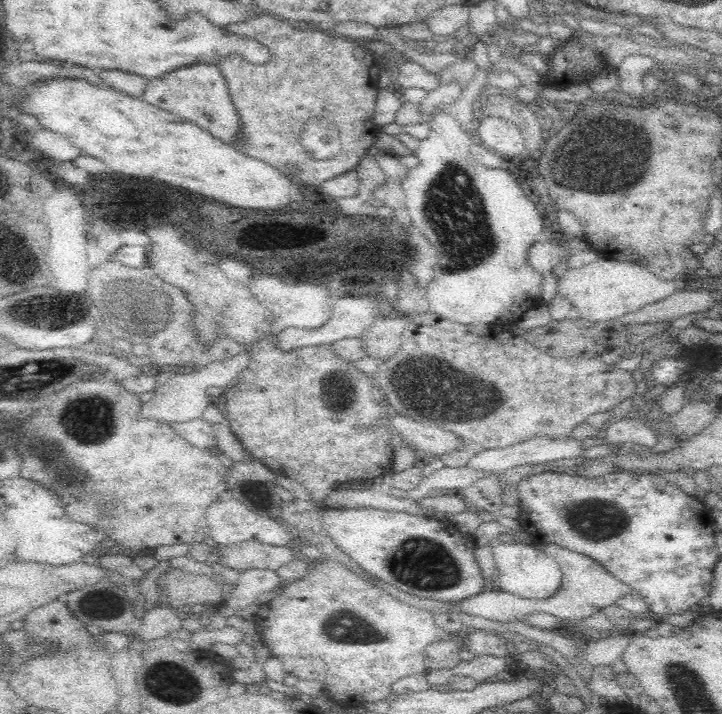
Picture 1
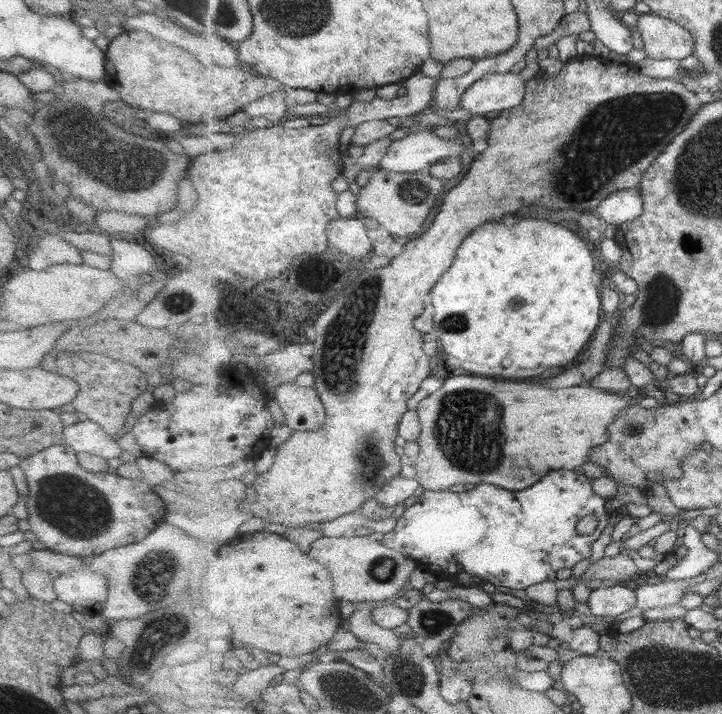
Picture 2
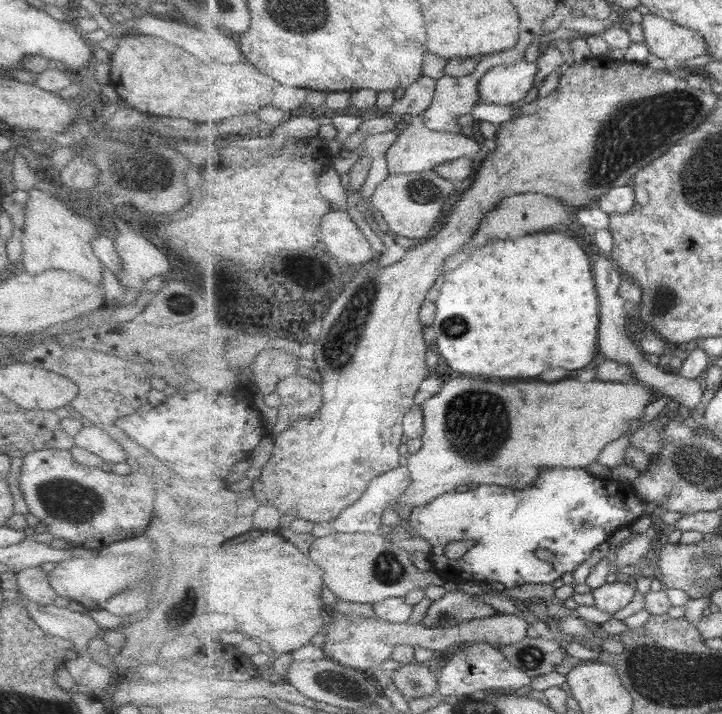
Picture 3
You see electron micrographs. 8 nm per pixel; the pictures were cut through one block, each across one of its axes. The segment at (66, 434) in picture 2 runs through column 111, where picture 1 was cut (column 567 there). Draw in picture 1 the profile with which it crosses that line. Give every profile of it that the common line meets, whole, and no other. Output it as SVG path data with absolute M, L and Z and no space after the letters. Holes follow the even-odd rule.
M571 436L566 439L535 437L507 448L479 449L468 462L466 469L482 473L504 473L521 465L546 464L552 461L583 456L582 441Z

